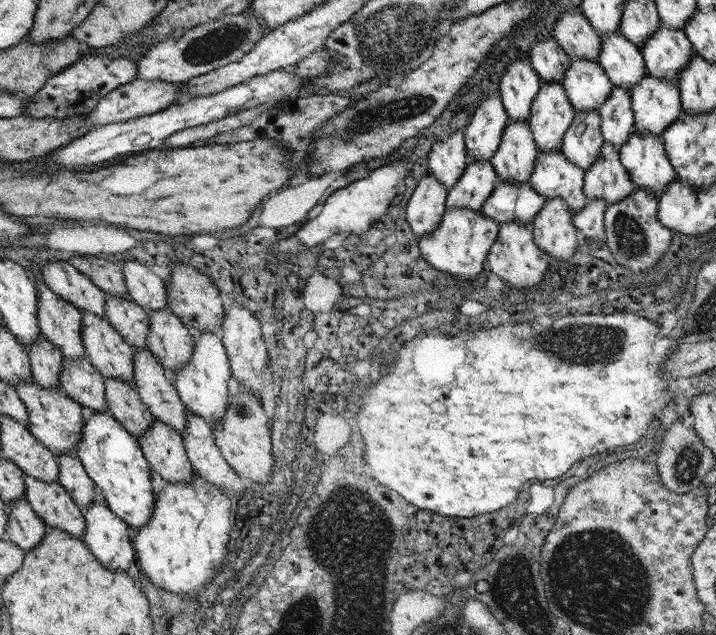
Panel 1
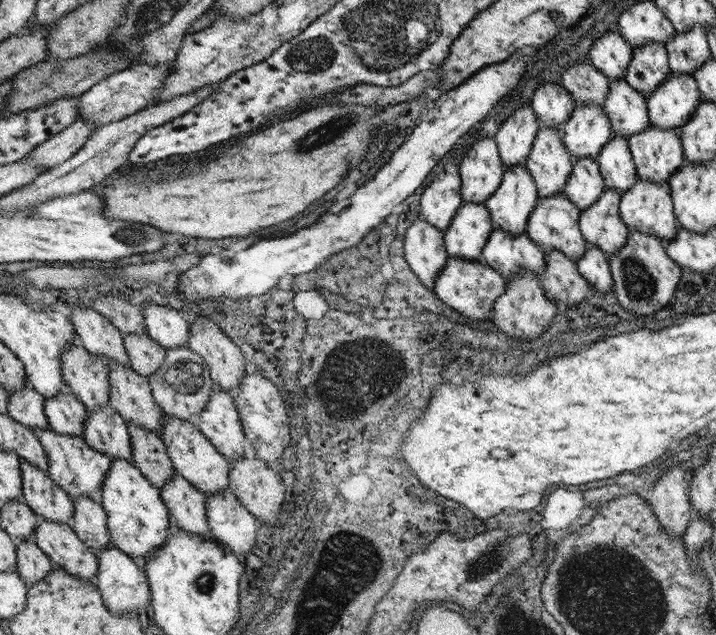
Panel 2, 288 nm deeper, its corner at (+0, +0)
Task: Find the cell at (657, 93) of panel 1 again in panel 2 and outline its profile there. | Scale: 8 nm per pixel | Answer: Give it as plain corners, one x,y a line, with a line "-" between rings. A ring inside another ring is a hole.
649,124
643,132
629,138
629,148
641,180
667,182
685,162
677,128

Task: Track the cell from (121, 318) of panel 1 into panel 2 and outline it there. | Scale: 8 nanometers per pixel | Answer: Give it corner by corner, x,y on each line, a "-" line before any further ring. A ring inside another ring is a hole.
127,332
123,334
123,344
131,360
129,366
135,370
135,374
143,374
143,378
155,376
165,364
167,350
155,340
151,340
147,334

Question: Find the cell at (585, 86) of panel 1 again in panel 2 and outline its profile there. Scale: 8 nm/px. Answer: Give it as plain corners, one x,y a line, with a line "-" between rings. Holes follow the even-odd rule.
575,104
573,116
559,128
559,132
573,160
583,156
595,160
611,140
611,120
599,104

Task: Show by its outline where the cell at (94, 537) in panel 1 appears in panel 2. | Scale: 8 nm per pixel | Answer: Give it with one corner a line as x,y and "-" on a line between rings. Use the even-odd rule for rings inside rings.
109,546
101,554
97,554
97,562
99,562
99,570
97,570
95,586
101,592
109,612
113,612
113,614
131,612
131,614
147,616
147,608
151,606
151,588
147,584
145,570
139,570
131,562
131,558
117,546

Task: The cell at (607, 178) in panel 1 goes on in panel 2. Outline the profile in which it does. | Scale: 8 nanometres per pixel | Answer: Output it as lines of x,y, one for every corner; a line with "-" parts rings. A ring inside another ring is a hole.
605,188
599,200
579,214
579,228
587,246
597,246
603,256
615,256
629,236
629,226
619,216
621,194

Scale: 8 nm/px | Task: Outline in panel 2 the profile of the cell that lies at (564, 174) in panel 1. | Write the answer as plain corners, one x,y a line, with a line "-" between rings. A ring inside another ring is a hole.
557,192
555,196
545,196
545,198
539,198
537,200
537,206
535,210
531,212
531,218
527,222
527,228
525,228
525,234
531,242
539,244
539,248
543,250
543,254
551,252
553,248
557,248
559,252
567,254
573,262
579,260
585,250
587,250
587,244
585,244
585,238
583,238
583,232
579,228
579,208
575,208
575,204
563,194
563,192

